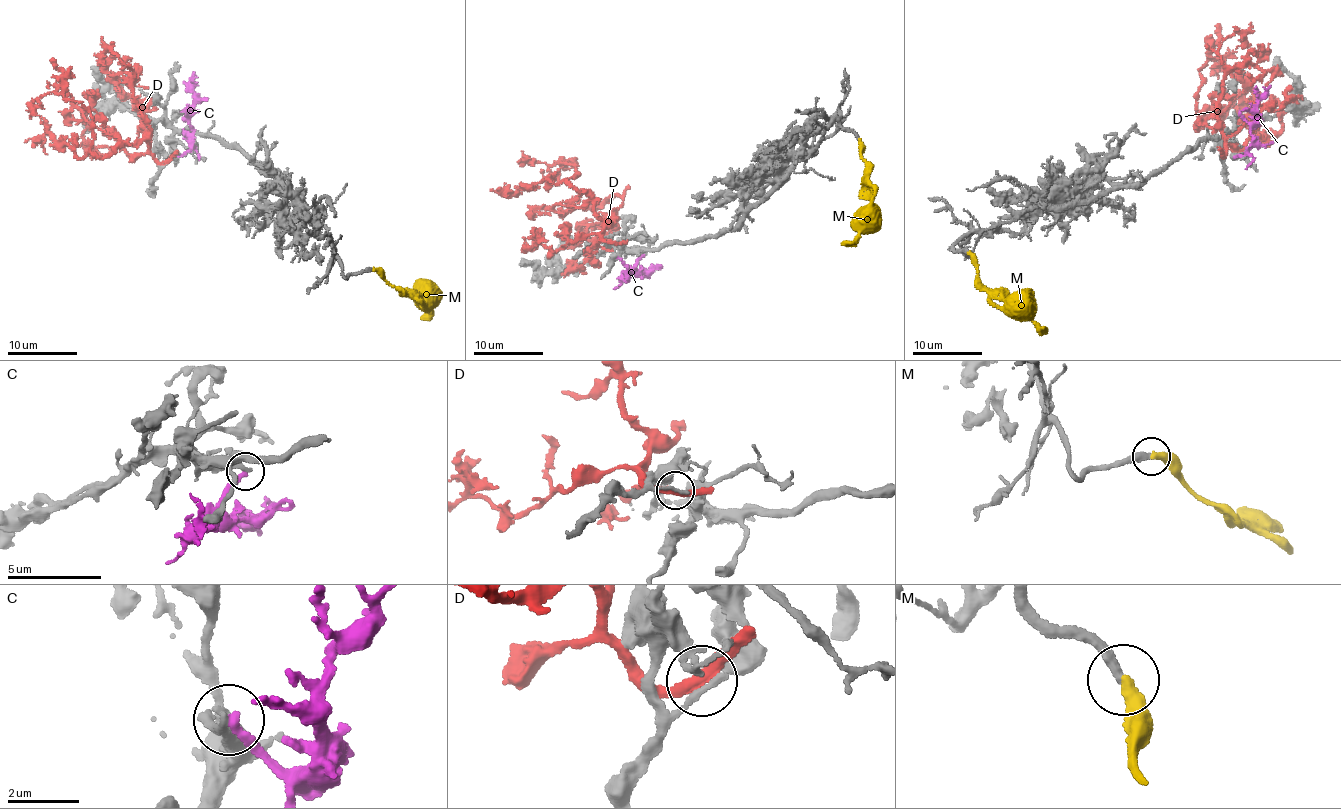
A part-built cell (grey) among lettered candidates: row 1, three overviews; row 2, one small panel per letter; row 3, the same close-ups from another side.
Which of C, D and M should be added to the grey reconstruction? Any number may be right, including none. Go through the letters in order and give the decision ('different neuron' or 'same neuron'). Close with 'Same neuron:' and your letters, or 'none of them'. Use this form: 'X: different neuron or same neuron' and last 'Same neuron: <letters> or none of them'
C: different neuron
D: different neuron
M: same neuron
Same neuron: M

